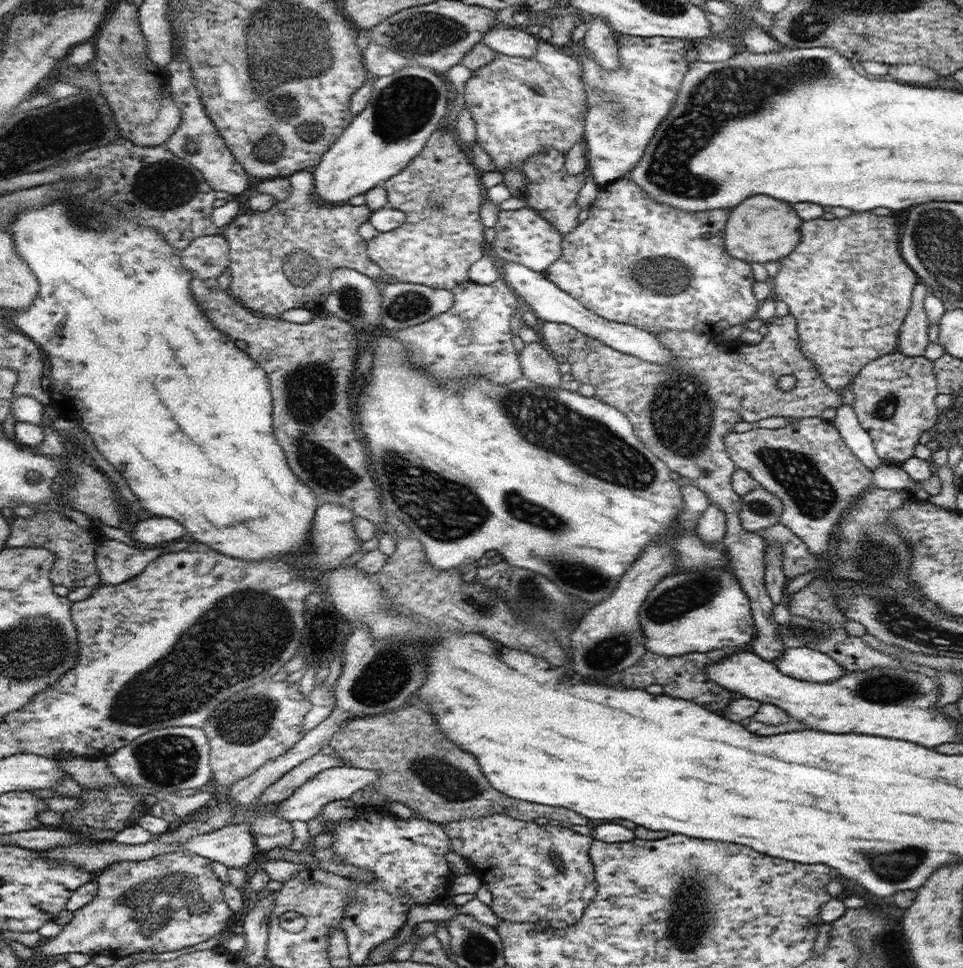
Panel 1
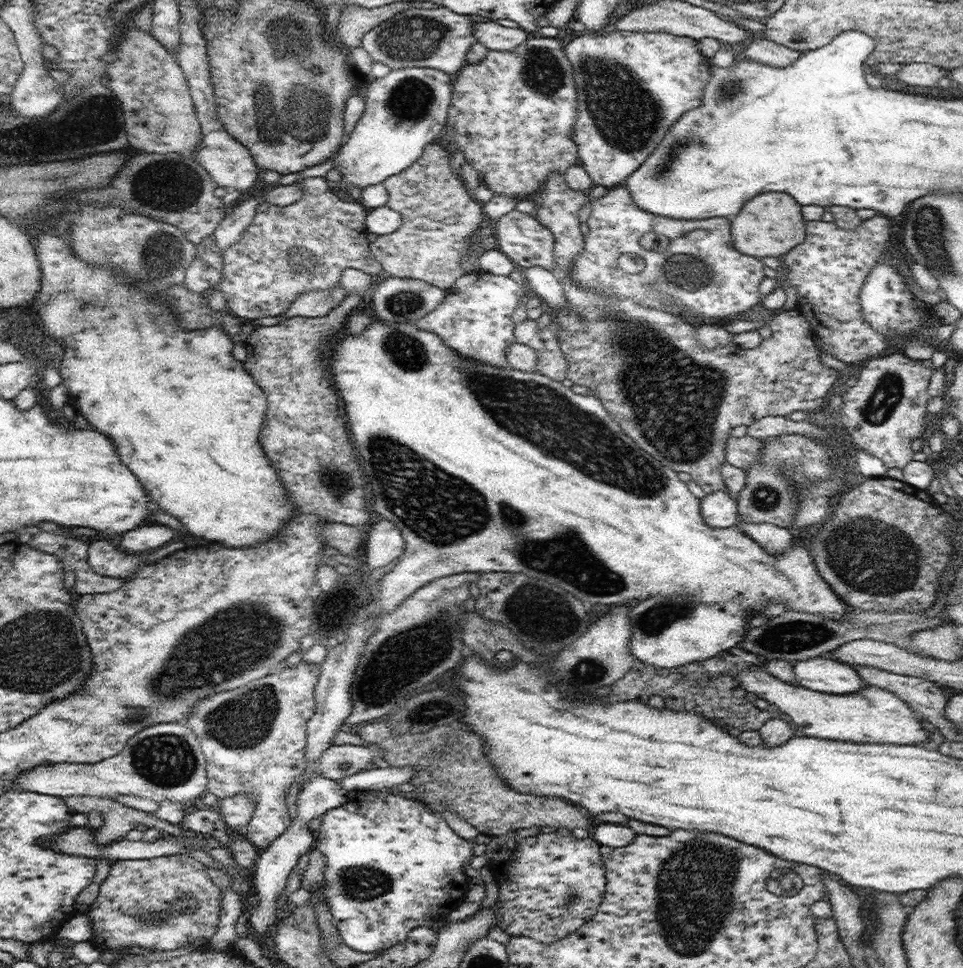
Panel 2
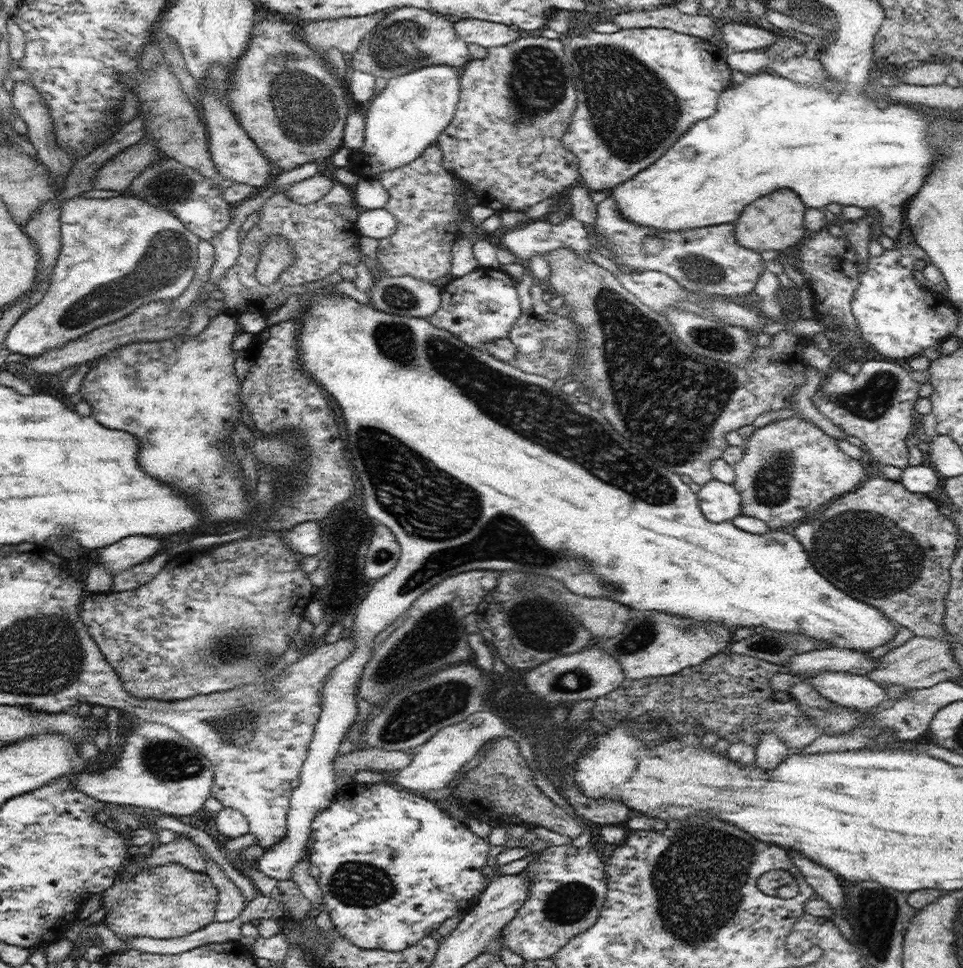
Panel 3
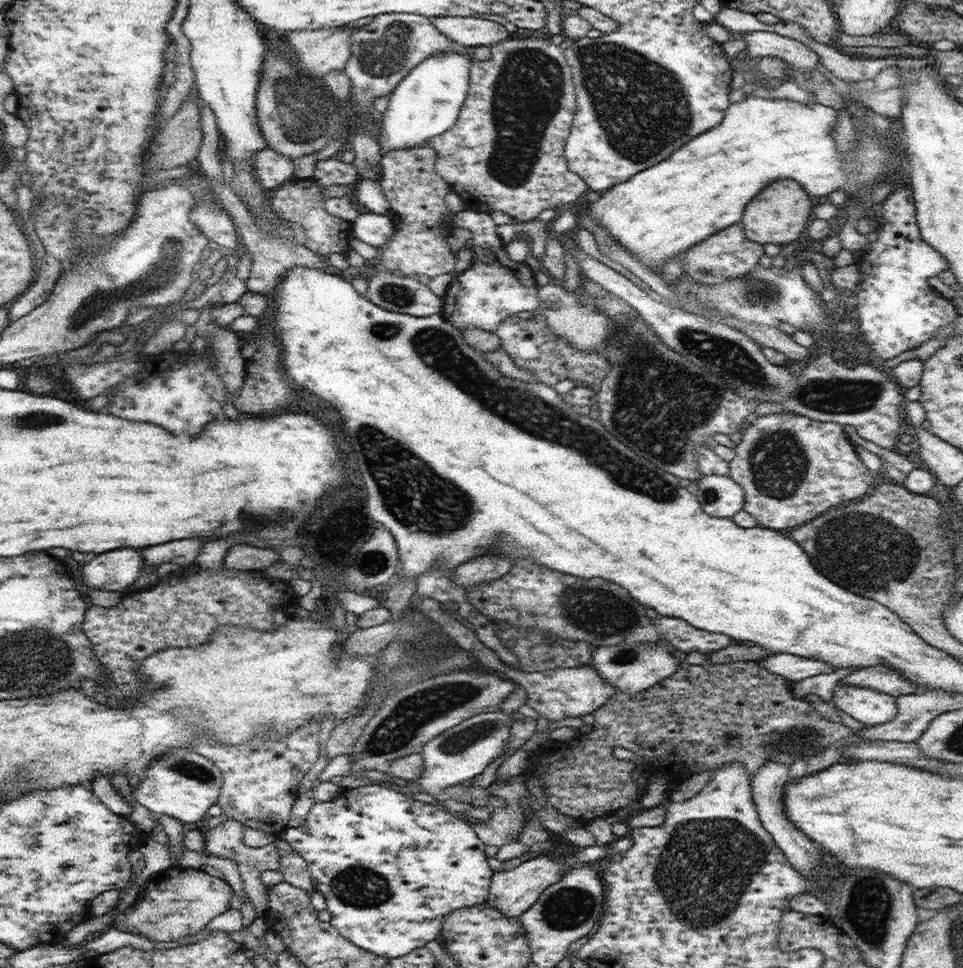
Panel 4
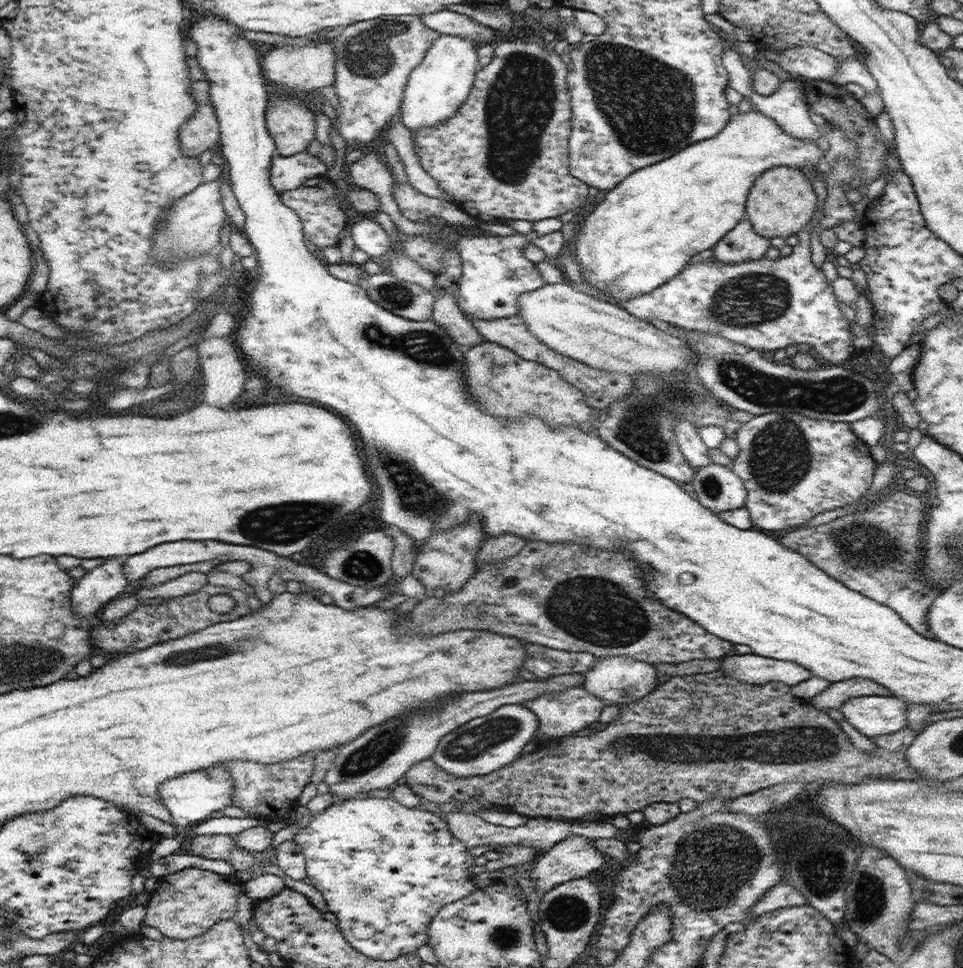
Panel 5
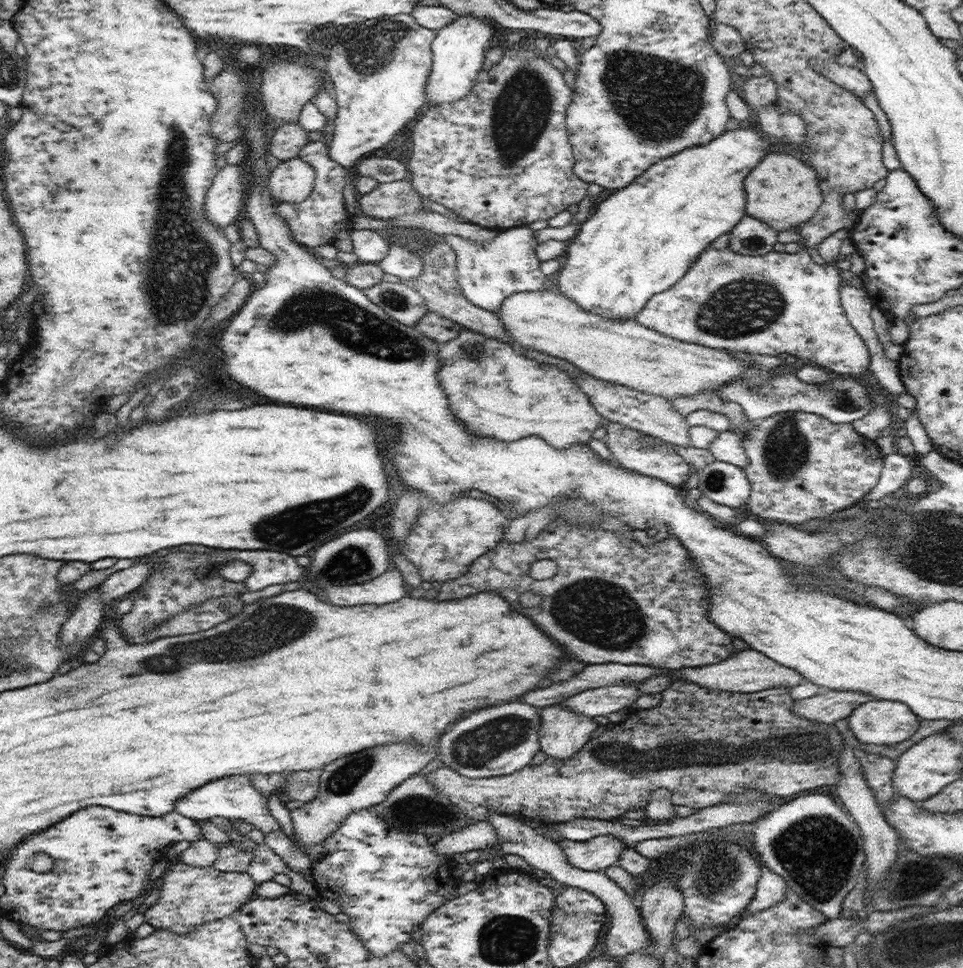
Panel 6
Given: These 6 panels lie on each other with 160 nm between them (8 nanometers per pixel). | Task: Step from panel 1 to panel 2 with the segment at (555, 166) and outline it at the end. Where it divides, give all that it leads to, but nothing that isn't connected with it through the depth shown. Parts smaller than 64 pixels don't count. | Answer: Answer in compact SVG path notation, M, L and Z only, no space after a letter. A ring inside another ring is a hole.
M551 172L548 180L543 183L541 189L538 190L534 196L537 202L534 214L545 227L548 227L548 230L552 231L555 240L555 272L560 278L565 297L567 298L567 305L559 313L555 314L561 326L559 345L568 363L567 378L568 380L572 380L573 384L587 386L590 390L596 390L595 394L597 394L598 398L601 400L604 408L610 413L610 416L620 424L620 428L626 432L626 436L630 436L640 448L644 448L648 454L652 454L658 462L662 462L664 466L675 470L677 473L686 472L686 474L690 474L691 480L700 485L706 495L712 494L712 492L728 492L728 487L726 487L726 483L722 480L721 466L725 463L725 444L727 438L731 435L734 428L740 425L749 427L756 419L760 420L770 415L787 416L788 414L792 414L792 412L796 412L796 410L809 411L814 414L827 407L824 400L826 394L832 390L834 382L839 378L838 370L830 369L820 361L820 352L815 344L815 338L809 330L809 322L805 319L805 316L802 316L801 311L797 308L789 311L785 310L775 316L774 319L767 324L770 330L772 330L772 335L768 339L762 339L759 346L755 348L742 349L733 343L721 344L718 348L705 348L696 338L697 327L688 323L682 317L671 315L664 309L650 308L649 306L638 304L634 299L625 299L618 295L601 295L598 292L594 292L594 290L576 288L576 284L574 284L574 281L571 279L571 268L573 268L575 258L585 247L585 236L582 235L580 231L578 212L580 212L582 206L588 201L588 194L581 190L572 190L566 184L565 175L559 174L559 172Z

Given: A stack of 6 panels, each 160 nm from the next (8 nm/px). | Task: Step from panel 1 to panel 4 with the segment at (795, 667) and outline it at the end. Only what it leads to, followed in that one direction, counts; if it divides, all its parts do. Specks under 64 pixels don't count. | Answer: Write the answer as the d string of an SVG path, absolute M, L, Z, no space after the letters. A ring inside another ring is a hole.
M841 681L833 692L833 704L865 726L888 723L894 720L898 710L893 696Z

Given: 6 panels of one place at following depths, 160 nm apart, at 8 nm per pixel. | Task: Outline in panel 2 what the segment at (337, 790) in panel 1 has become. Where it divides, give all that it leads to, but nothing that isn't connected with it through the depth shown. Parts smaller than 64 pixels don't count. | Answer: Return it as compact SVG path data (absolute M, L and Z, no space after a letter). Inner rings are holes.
M374 767L356 772L352 776L345 776L336 782L347 791L384 791L398 784L408 783L413 776L415 776L414 767Z

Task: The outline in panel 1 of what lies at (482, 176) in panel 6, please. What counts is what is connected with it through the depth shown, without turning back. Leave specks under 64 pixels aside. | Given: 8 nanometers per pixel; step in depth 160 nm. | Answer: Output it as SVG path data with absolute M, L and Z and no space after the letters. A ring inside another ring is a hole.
M540 41L538 43L538 52L536 52L535 57L526 58L506 56L498 53L491 64L484 65L482 68L479 68L479 70L472 71L472 78L466 82L463 90L464 104L465 107L468 108L468 112L470 112L472 120L474 120L474 124L476 124L475 142L478 143L480 147L482 147L482 149L488 153L488 155L490 155L495 168L498 168L500 173L505 173L507 170L512 169L520 170L520 168L523 168L525 160L528 160L530 157L534 157L534 155L536 155L536 153L540 153L542 149L553 147L557 152L560 152L562 155L566 155L566 153L572 149L574 144L584 141L583 128L588 107L582 76L583 68L581 61L576 57L571 57L568 54L564 54L559 47L550 44L548 41Z

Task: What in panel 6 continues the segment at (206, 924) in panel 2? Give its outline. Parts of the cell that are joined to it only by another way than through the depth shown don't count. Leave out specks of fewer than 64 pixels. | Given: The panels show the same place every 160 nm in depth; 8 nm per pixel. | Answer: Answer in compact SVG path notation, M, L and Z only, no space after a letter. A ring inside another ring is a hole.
M179 859L162 874L159 885L160 898L144 913L144 920L156 929L168 929L176 934L186 934L199 929L201 924L234 916L257 889L247 872L220 872L213 866L190 866Z

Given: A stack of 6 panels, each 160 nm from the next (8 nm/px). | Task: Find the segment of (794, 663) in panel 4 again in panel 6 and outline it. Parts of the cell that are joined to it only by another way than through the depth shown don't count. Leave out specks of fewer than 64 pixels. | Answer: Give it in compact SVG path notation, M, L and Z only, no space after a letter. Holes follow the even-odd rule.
M754 649L735 651L730 657L718 664L709 664L703 667L684 667L672 671L672 681L679 679L705 686L712 690L729 690L730 692L760 692L766 689L798 686L802 675L793 668L777 663L764 653Z

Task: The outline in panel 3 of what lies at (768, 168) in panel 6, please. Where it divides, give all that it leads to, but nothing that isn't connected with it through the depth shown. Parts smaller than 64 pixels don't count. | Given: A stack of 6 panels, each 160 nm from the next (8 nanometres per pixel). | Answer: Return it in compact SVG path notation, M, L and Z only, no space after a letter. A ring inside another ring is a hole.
M788 188L776 190L770 196L762 196L760 200L748 204L740 220L735 222L737 241L742 246L761 253L765 250L785 250L799 244L807 229L804 226L806 209L804 202Z

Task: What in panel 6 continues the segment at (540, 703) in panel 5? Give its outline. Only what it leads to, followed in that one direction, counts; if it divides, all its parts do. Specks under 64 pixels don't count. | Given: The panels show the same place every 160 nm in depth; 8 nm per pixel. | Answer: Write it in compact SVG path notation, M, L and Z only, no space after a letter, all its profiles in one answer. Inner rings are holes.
M554 704L540 709L539 741L546 756L568 760L595 737L599 726L594 718L573 712L566 704Z

